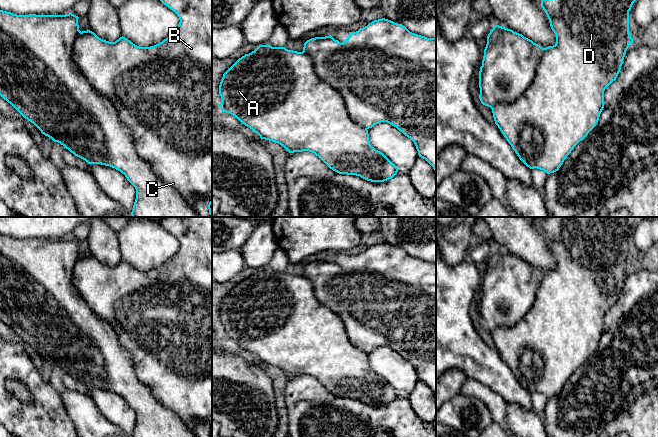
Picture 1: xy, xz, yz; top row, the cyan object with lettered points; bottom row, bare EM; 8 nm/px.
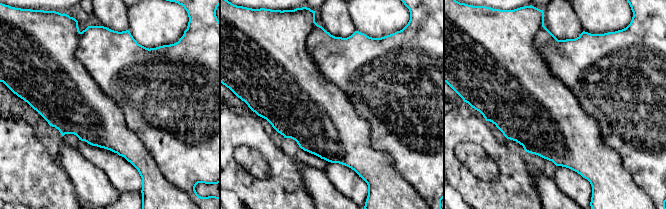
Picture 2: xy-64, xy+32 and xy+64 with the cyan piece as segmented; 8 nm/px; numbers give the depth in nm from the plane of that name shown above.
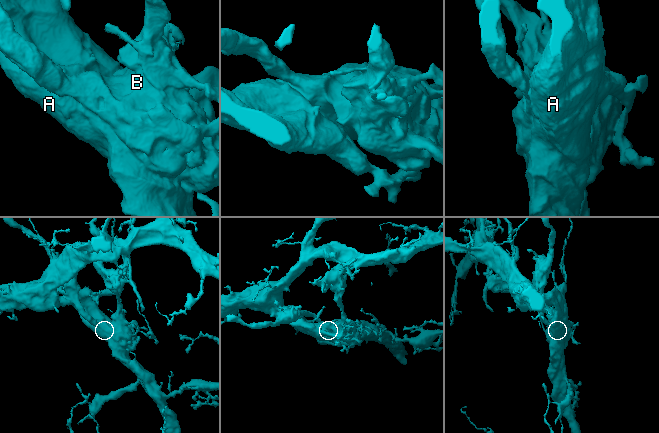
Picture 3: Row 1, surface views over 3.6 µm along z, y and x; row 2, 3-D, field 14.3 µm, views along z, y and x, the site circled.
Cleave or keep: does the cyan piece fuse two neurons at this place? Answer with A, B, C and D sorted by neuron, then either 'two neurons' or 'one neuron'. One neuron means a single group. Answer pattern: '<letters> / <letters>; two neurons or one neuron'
A D / B C; two neurons

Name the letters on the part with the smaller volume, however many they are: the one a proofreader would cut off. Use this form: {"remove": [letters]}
{"remove": ["B", "C"]}

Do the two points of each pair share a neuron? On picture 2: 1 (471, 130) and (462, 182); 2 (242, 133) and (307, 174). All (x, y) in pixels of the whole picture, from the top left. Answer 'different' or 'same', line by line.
1: same
2: different

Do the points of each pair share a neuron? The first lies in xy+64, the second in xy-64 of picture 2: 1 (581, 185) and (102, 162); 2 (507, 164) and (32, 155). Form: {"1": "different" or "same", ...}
{"1": "same", "2": "same"}

